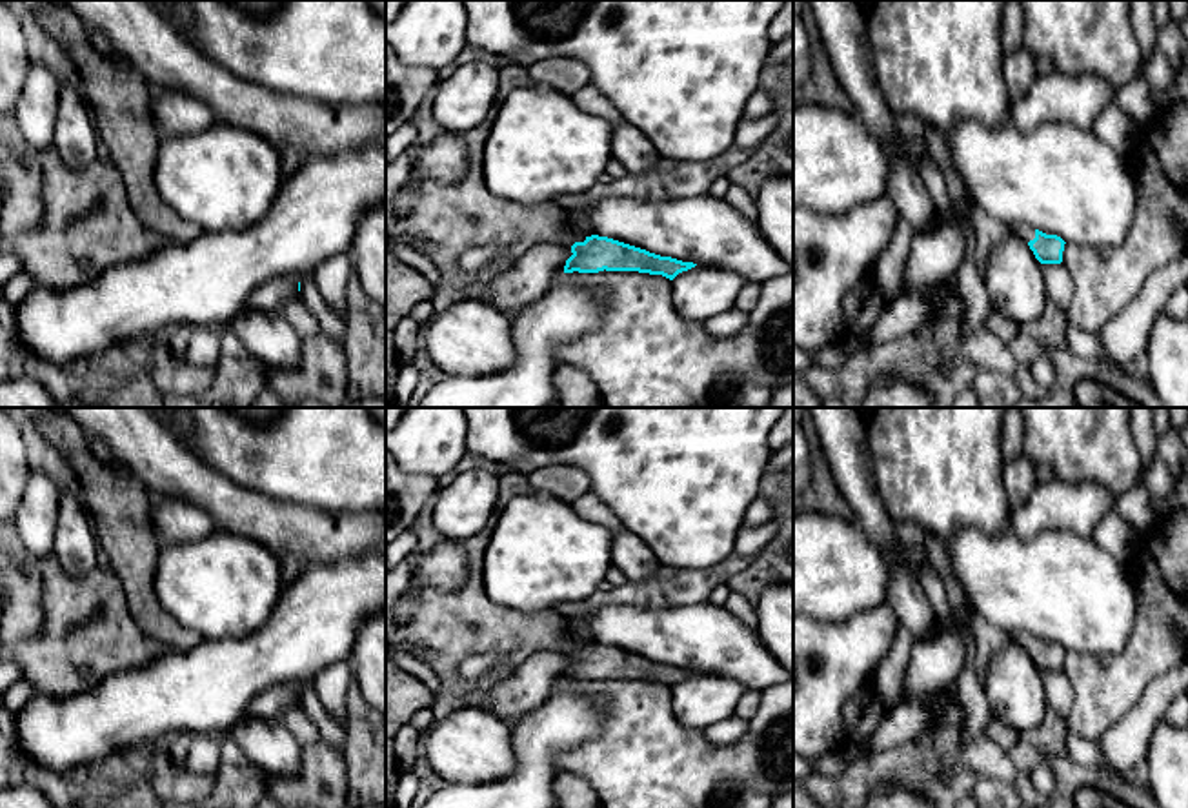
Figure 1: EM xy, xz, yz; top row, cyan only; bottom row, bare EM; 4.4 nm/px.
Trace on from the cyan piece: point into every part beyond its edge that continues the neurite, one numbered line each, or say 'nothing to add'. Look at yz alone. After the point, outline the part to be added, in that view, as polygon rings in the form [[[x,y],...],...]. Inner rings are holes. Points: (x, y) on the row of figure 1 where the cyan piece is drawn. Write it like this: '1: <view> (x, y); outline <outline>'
1: yz (1025, 232); outline [[[1015,224],[1010,227],[1010,231],[1021,237],[1024,242],[1030,242],[1035,238],[1035,229],[1028,224]]]

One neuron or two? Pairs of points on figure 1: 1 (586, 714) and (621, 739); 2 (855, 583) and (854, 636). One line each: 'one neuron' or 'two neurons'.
1: two neurons
2: two neurons

